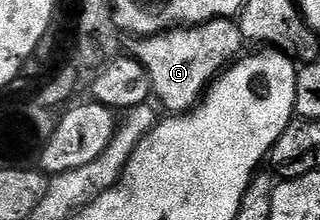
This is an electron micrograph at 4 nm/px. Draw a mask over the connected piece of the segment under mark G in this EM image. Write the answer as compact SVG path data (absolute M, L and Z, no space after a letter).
M231 18L212 20L208 24L195 27L173 29L152 37L131 38L127 52L135 61L141 62L148 71L153 96L168 109L169 114L177 115L191 111L201 101L211 83L234 61L239 60L245 52L244 39L237 22Z

